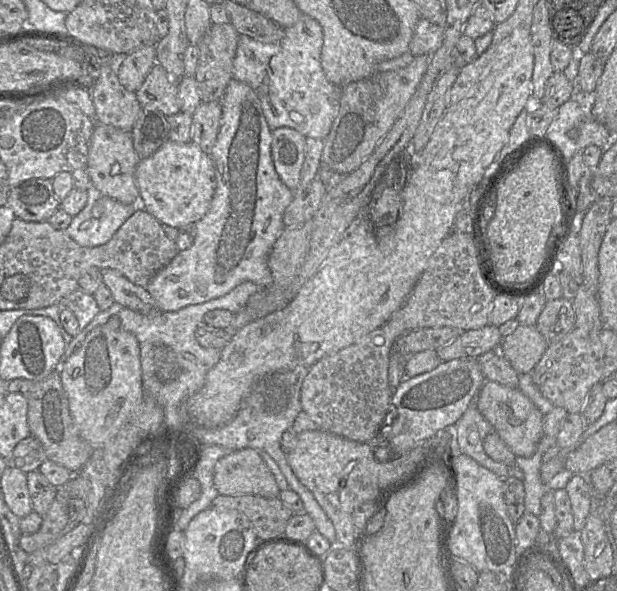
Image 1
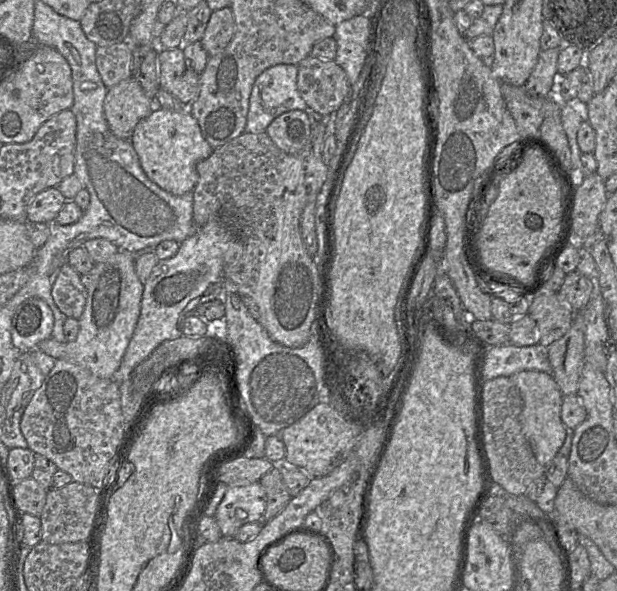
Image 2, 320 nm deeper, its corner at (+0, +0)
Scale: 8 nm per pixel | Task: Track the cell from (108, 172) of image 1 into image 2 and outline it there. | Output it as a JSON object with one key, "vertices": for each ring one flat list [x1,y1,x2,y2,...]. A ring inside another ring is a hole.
{"vertices":[[131,76,122,80,107,91,103,110,110,131,119,139,130,140,135,126,147,117,155,108,155,102,149,98,141,85]]}

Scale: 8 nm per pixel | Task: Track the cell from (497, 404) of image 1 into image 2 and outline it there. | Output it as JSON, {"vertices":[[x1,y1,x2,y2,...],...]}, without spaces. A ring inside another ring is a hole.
{"vertices":[[523,370,509,376,523,399,520,414,522,431,538,463,545,466,559,452,564,443,567,427,561,420,563,394,551,374,537,370]]}

